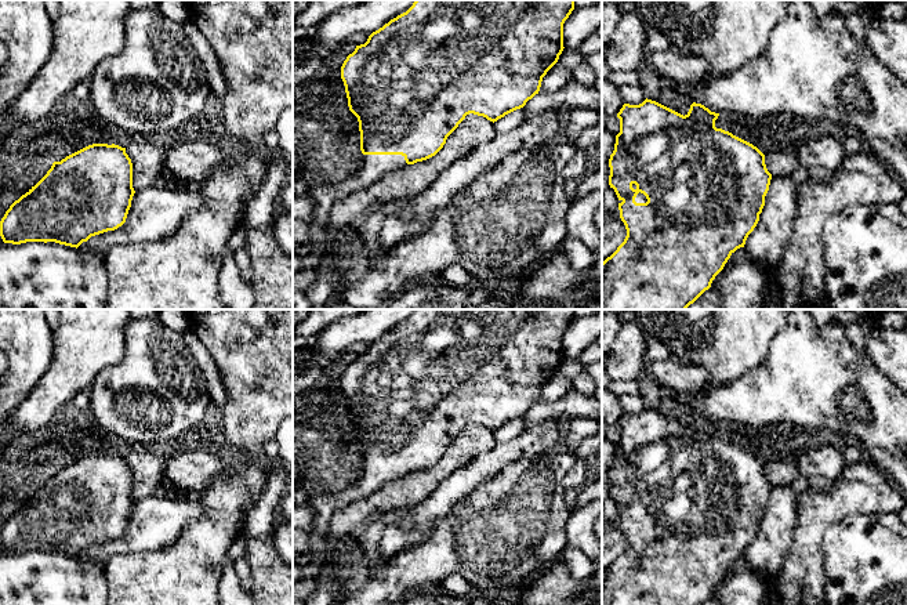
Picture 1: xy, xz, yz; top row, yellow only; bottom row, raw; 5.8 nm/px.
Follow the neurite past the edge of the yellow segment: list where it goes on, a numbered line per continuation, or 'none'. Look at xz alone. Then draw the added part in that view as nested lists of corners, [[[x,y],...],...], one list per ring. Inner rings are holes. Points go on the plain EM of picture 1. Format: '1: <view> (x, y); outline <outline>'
1: xz (311, 511); outline [[[363,464],[359,481],[340,493],[320,494],[293,488],[293,529],[326,537],[330,519],[338,508],[363,500],[406,475],[402,464]]]

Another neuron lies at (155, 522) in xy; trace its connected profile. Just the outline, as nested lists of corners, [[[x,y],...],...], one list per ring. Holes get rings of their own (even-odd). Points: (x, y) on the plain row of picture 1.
[[[195,496],[145,497],[134,503],[121,536],[91,546],[77,558],[102,568],[115,555],[159,551],[173,544],[188,525],[203,517],[203,512],[203,506]]]

